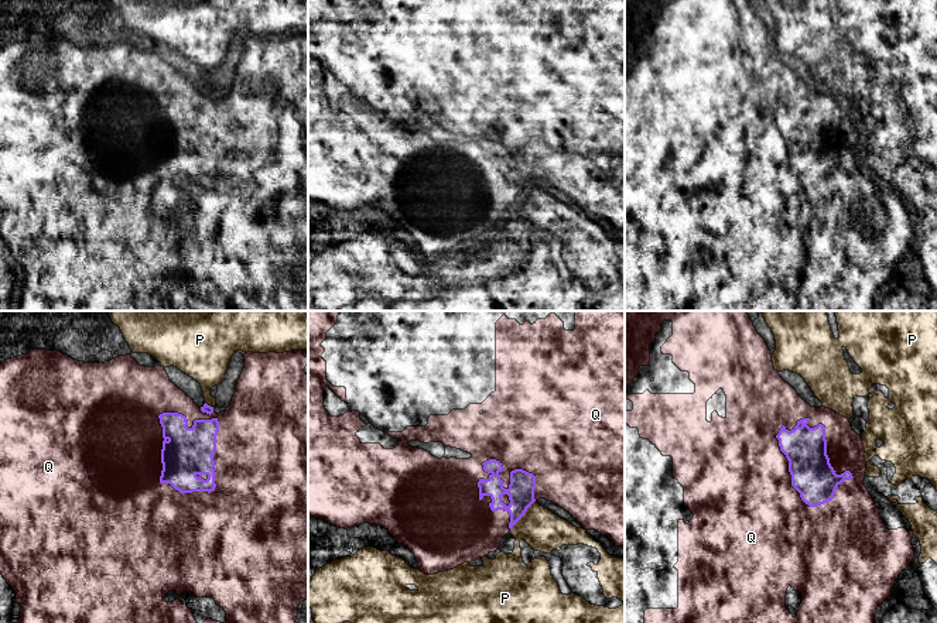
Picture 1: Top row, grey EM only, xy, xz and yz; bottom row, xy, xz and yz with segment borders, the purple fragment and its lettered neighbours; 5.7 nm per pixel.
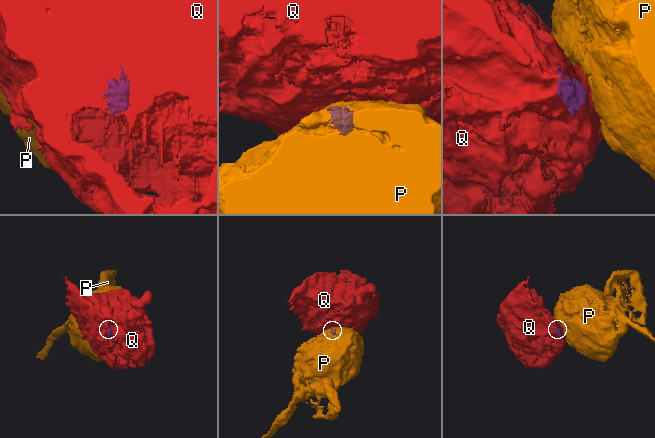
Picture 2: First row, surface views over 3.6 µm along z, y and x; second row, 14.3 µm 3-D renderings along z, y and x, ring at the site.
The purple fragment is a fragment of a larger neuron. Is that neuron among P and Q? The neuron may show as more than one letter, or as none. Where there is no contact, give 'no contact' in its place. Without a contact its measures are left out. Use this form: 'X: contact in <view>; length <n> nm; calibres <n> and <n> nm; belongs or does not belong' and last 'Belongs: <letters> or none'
P: contact in xz; length 220 nm; calibres 150 and 240 nm; does not belong
Q: contact in xy; length 550 nm; calibres 280 and 480 nm; belongs
Belongs: Q

